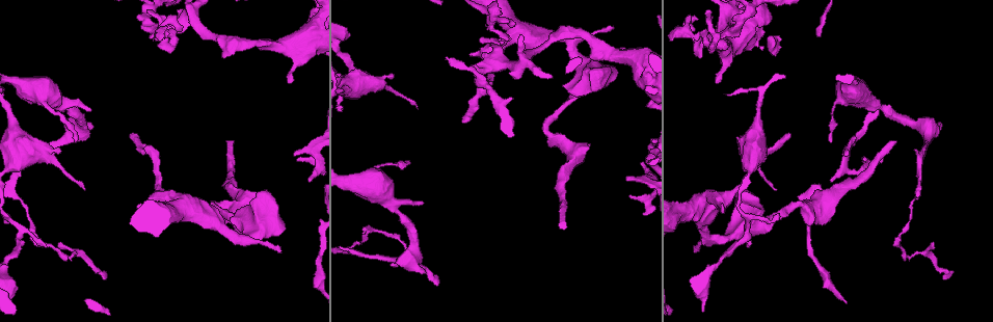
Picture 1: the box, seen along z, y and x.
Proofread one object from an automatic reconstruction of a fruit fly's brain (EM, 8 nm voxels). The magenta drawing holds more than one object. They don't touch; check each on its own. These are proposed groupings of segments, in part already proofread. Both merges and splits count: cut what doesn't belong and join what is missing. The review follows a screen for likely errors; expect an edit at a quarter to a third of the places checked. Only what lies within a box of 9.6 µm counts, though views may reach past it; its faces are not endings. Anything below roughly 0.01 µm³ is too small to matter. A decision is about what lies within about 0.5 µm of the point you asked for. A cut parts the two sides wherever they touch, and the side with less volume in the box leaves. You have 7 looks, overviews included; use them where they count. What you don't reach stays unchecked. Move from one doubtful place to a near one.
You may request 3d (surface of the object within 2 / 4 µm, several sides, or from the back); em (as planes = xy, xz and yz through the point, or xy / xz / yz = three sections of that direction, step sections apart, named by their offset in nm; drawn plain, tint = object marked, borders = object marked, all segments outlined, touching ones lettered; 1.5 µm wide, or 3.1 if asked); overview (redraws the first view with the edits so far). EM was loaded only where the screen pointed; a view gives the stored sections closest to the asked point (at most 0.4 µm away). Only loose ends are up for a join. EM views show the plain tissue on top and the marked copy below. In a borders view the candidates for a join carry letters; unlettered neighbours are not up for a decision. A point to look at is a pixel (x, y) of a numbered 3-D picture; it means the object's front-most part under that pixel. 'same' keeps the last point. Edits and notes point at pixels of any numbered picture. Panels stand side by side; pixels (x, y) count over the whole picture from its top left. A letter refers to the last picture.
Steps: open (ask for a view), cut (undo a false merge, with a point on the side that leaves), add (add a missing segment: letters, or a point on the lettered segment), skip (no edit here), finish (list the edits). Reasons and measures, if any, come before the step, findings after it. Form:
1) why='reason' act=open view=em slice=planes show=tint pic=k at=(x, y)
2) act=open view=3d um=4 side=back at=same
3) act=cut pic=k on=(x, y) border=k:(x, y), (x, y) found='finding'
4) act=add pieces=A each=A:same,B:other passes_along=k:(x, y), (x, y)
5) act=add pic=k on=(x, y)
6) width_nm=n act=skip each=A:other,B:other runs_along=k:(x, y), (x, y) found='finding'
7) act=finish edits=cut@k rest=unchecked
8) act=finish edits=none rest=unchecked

why='an open end' act=open view=em slice=xy step=4 show=borders pic=1 at=(849, 154)

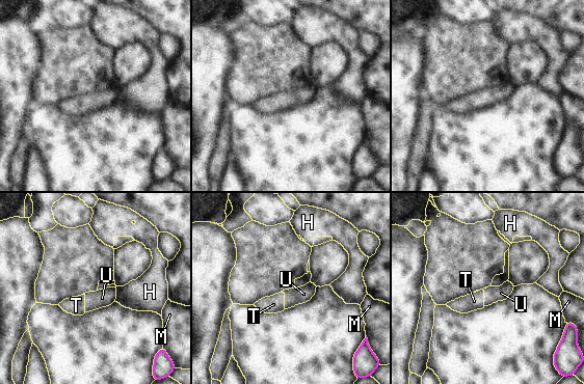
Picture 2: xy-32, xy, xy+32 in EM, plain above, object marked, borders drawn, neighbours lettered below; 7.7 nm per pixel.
act=open view=em slice=planes show=borders at=same

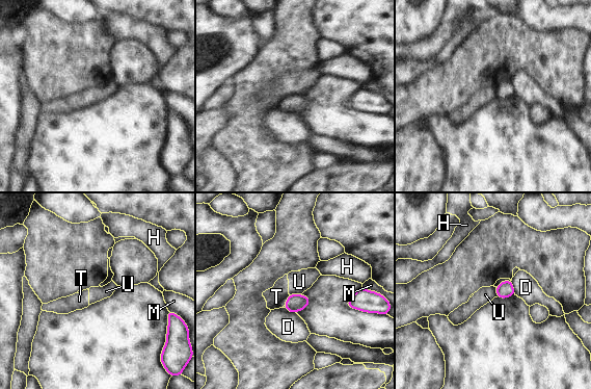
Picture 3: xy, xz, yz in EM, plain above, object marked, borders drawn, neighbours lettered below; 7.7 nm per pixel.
act=skip each=D:other,H:other,M:other,T:other,U:other border=3:(511, 280), (515, 293) found='no lettered segment goes on from it'

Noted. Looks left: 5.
why='an open end' act=open view=3d um=4 pic=1 at=(610, 26)

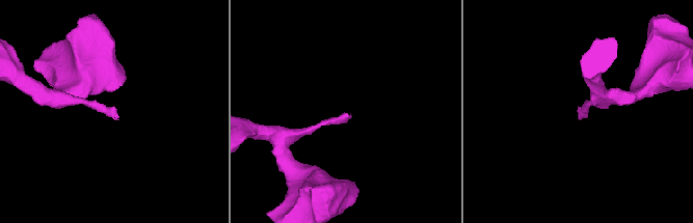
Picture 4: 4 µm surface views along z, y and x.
why='now the EM' act=open view=em slice=yz step=8 show=tint pic=4 at=(349, 116)

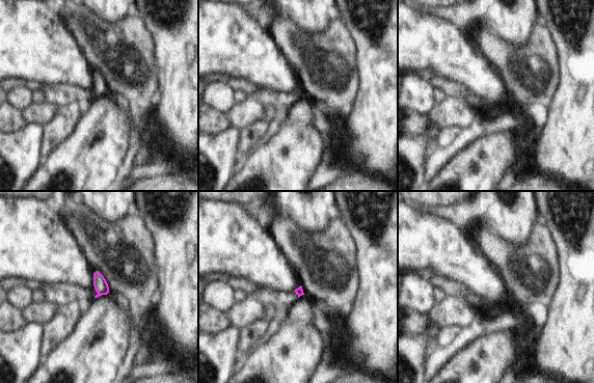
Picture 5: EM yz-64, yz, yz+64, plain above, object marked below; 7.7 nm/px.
why='another direction' act=open view=em slice=planes show=borders at=same

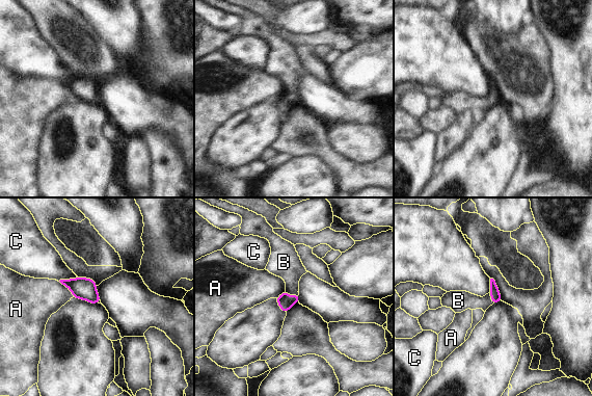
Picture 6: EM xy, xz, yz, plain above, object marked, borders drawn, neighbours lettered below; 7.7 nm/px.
width_nm=80 longest_contact=A:170nm act=add pieces=B each=A:other,B:same,C:other found='the neuron continues'

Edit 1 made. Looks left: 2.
act=finish edits=add@6 rest=unchecked

